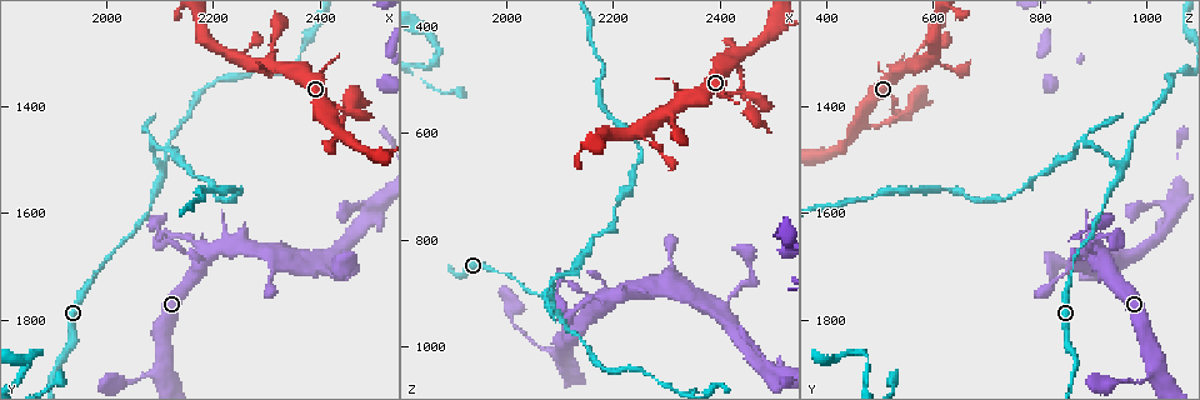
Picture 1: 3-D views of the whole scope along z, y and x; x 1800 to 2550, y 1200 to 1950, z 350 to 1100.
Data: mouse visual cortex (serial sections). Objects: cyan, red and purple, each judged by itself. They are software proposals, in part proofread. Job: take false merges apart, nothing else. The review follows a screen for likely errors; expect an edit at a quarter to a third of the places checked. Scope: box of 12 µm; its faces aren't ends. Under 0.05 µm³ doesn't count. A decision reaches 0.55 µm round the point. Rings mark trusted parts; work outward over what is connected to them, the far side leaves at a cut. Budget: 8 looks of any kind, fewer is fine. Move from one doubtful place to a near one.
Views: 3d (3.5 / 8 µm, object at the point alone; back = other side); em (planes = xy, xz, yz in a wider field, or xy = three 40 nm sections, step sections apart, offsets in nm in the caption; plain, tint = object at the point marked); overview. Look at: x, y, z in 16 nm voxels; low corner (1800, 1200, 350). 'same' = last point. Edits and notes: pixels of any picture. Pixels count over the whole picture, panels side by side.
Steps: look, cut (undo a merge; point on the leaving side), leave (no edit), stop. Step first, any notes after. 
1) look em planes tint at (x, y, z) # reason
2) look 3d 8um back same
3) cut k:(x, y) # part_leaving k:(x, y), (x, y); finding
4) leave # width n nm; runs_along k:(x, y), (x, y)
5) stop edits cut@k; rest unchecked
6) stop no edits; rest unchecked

look 3d 3.5um at (2455, 1410, 530) # sharp bend

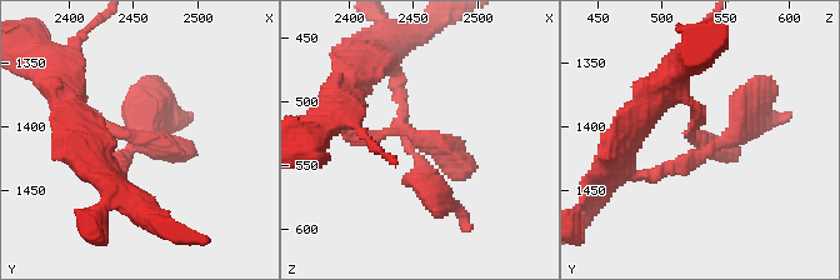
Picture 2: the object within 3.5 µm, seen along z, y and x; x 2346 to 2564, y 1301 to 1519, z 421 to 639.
look em xy step 1 tint at (2458, 1412, 530) # shape alone is not enough

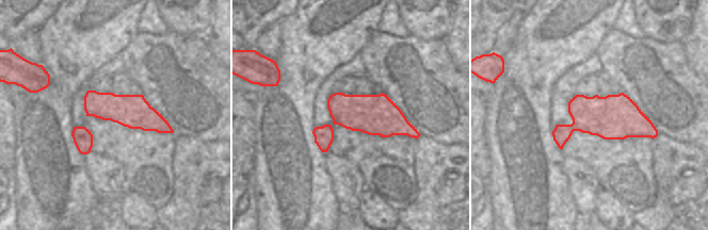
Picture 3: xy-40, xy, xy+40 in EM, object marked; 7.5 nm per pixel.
leave # width 300 nm; runs_along 3:(86, 98), (133, 111), (169, 130); one cell here

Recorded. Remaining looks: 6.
look 3d 3.5um at (1970, 1725, 860) # calibre changes

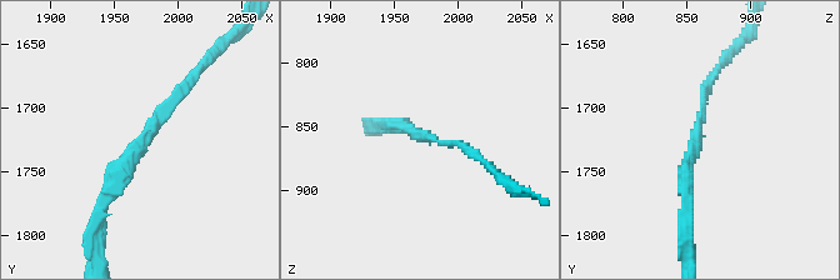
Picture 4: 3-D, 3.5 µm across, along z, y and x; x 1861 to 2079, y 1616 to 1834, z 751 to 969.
look em planes tint at (1974, 1728, 856) # arm_widths 100, 200 nm; now the EM

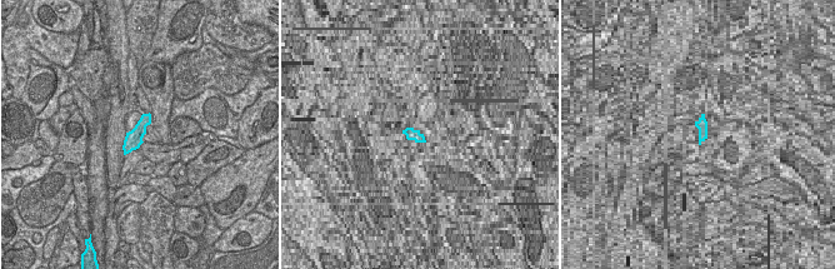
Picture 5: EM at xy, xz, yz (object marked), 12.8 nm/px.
look em xy step 5 tint same # another direction

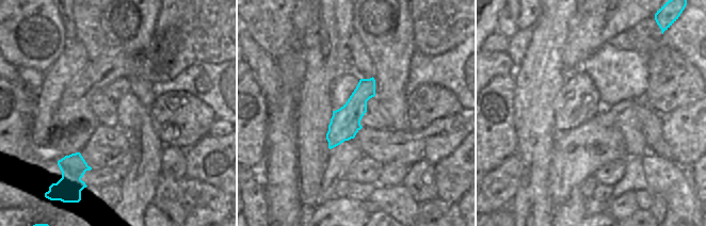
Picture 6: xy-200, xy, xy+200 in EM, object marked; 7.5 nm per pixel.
leave # runs_along 6:(371, 81), (331, 145); continuous, no second cell

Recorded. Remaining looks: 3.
look 3d 3.5um at (2100, 1530, 950) # two arms in line, one across

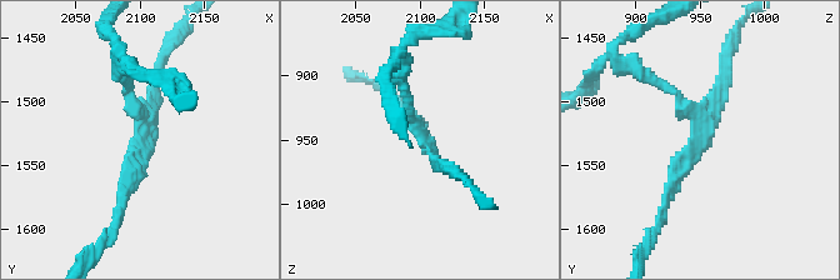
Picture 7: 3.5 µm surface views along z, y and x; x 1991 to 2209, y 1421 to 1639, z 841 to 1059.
look em xy step 2 tint at (2106, 1530, 952) # arms 3; arm_widths 150, 150, 150 nm

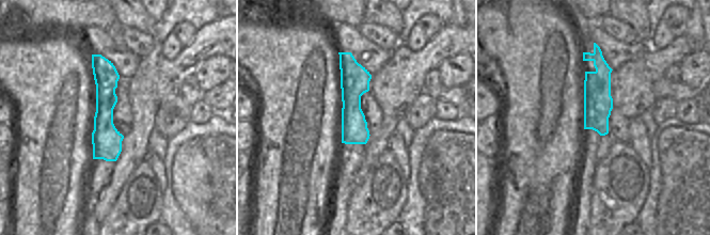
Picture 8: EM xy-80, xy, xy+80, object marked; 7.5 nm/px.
cut 7:(670, 89) # part_leaving 7:(701, 119), (673, 88), (605, 56); two cells meet here

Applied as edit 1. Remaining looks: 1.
stop edits cut@7; rest unchecked

